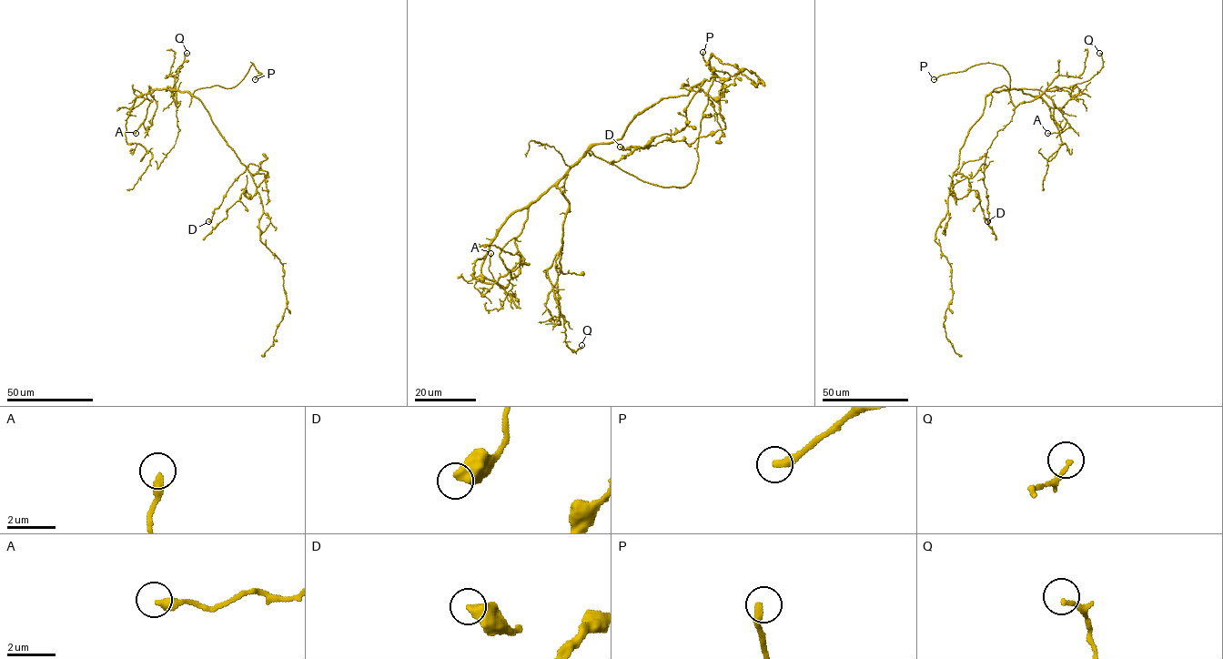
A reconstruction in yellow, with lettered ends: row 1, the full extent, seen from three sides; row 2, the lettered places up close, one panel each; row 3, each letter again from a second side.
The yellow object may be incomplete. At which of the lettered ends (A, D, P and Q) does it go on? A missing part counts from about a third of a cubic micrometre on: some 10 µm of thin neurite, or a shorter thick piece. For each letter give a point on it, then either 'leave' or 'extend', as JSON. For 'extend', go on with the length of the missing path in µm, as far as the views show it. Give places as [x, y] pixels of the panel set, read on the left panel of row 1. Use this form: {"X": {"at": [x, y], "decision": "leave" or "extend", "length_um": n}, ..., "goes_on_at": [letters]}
{"A": {"at": [136, 133], "decision": "leave"}, "D": {"at": [208, 221], "decision": "leave"}, "P": {"at": [255, 79], "decision": "extend", "length_um": 8}, "Q": {"at": [186, 53], "decision": "leave"}, "goes_on_at": ["P"]}

